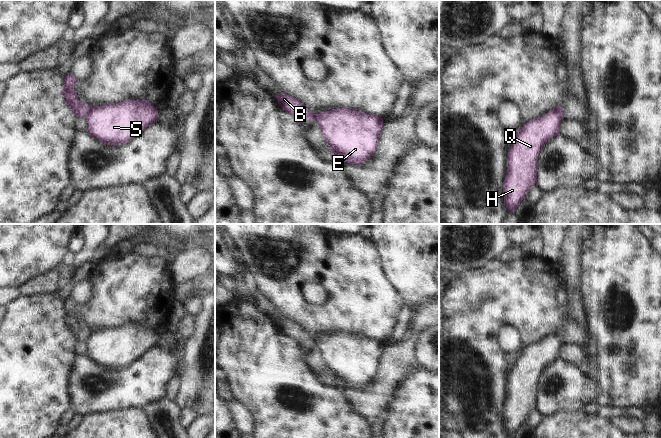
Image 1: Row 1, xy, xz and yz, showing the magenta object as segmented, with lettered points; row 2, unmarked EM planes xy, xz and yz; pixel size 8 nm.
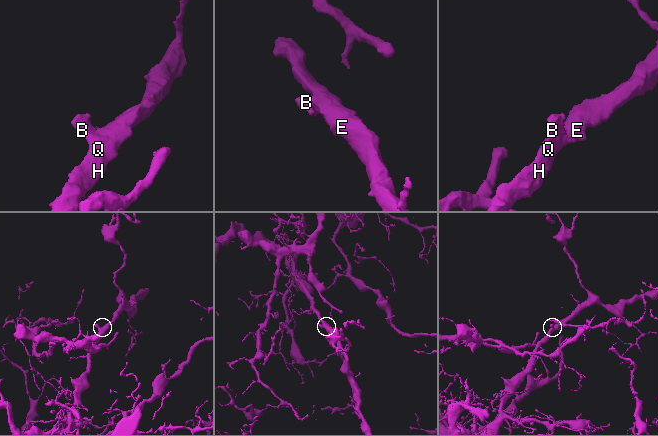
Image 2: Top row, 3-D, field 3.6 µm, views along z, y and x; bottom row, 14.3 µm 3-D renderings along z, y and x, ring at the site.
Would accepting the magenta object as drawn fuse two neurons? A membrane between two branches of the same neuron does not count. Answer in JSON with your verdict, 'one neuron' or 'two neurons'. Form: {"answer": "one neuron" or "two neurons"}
{"answer": "two neurons"}

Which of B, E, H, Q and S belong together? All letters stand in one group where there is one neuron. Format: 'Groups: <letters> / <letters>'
Groups: B / E H Q S

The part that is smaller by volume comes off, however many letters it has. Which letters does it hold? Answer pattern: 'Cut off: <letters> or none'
Cut off: B

